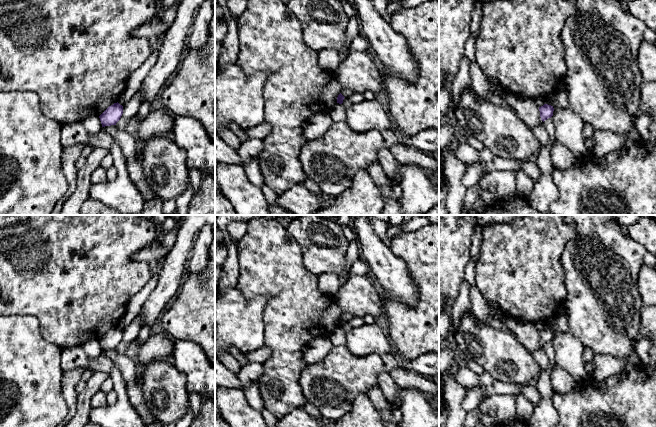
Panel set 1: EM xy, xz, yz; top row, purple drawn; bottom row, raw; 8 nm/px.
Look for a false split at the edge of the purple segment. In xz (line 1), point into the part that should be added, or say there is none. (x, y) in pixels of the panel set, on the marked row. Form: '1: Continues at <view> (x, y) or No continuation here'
1: No continuation here

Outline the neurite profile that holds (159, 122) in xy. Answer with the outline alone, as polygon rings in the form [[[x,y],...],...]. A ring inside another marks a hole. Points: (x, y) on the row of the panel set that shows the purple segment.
[[[165,109],[150,111],[144,119],[138,119],[136,114],[129,120],[126,132],[139,143],[153,136],[170,135],[173,119],[174,116]]]

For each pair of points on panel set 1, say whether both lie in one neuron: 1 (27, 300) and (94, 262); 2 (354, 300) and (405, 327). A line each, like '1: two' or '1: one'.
1: one
2: two

